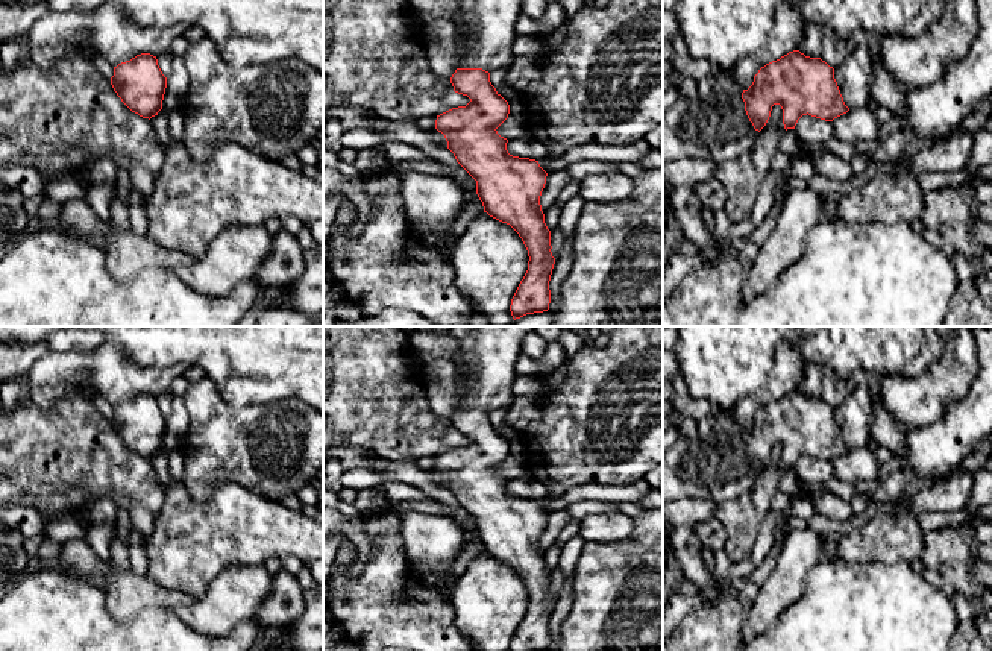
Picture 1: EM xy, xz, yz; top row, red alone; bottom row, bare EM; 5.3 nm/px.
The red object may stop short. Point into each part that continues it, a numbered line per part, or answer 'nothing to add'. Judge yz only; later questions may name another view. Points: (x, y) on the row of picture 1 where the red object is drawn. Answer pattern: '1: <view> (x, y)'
1: yz (716, 128)

